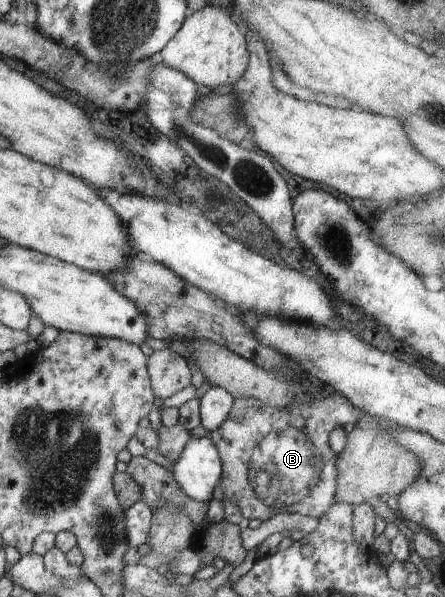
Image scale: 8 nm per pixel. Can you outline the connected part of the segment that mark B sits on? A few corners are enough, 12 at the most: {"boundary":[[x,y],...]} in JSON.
{"boundary":[[332,394],[234,398],[209,436],[212,500],[243,518],[323,516],[335,426],[363,410]]}

